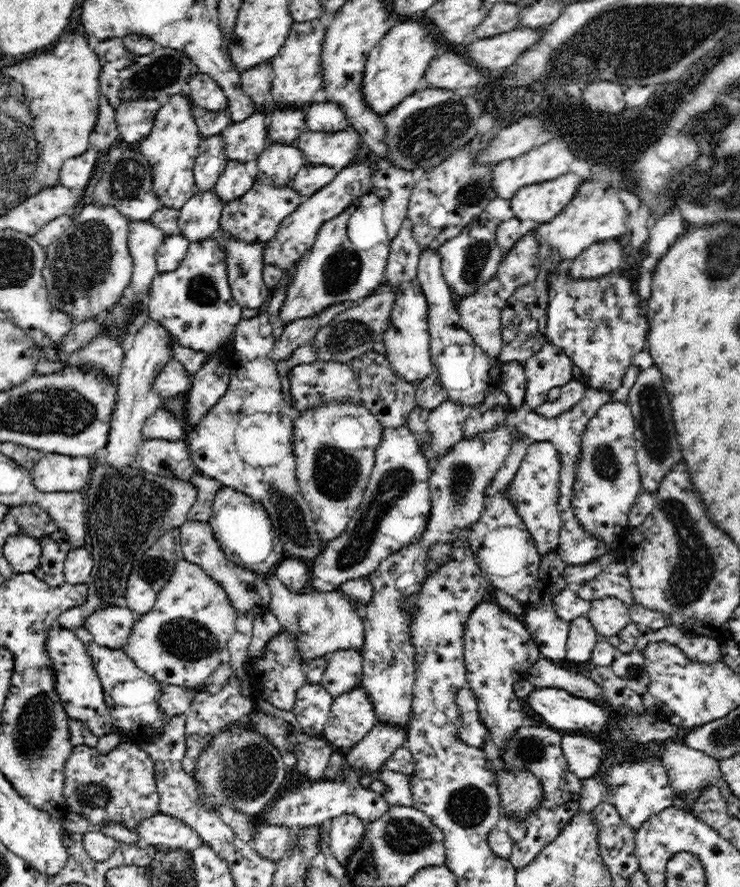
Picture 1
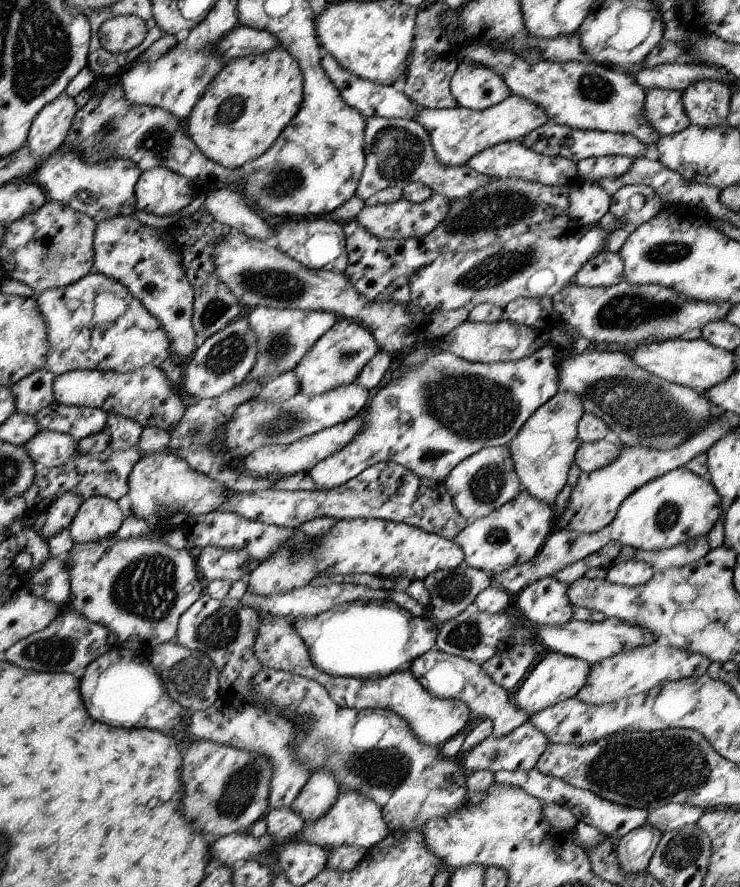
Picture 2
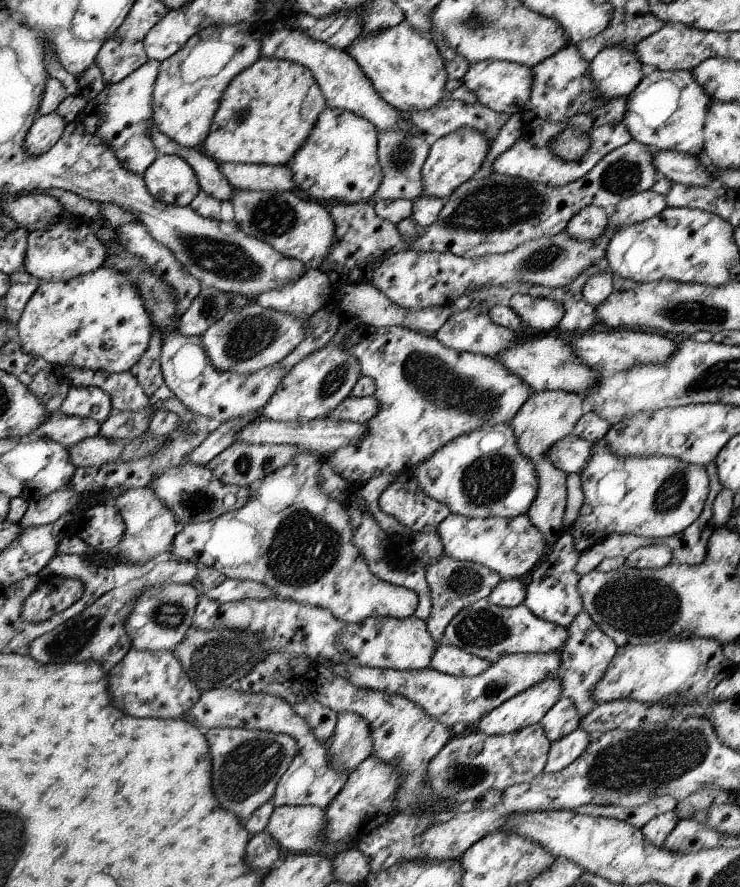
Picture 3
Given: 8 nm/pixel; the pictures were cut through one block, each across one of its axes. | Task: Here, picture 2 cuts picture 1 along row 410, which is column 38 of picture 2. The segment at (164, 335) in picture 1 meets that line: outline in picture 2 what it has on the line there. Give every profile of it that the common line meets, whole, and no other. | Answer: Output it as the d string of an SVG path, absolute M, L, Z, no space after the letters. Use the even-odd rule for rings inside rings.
M60 95L36 116L28 136L28 148L38 156L54 153L71 134L79 107L74 97Z

